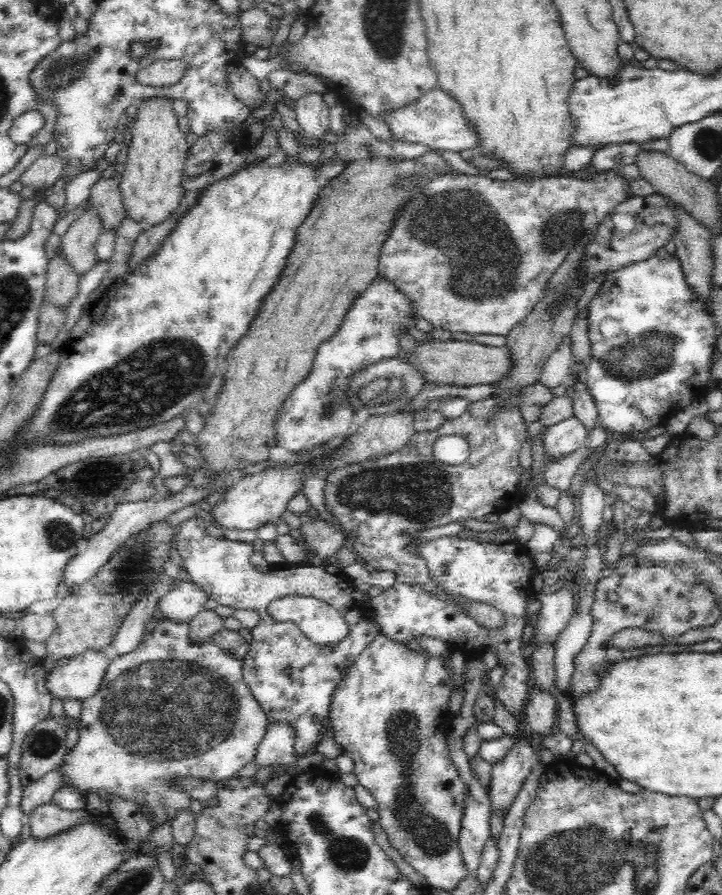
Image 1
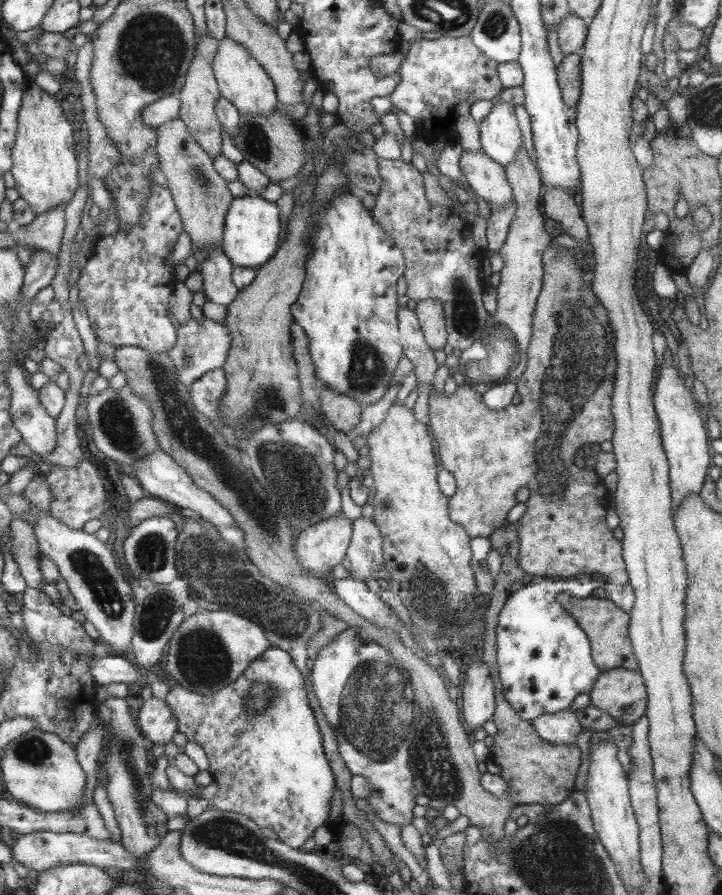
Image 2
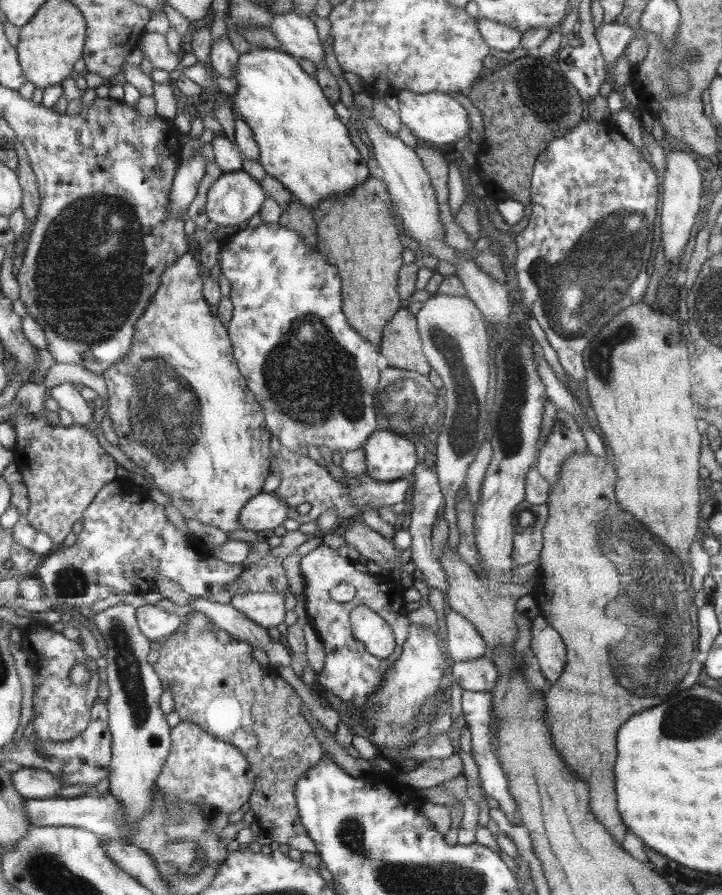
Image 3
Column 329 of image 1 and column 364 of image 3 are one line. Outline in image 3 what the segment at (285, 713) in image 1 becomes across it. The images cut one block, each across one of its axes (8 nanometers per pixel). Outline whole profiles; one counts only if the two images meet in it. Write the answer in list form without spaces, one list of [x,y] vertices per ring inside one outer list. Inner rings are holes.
[[[325,544],[302,556],[301,573],[305,586],[304,607],[301,611],[307,615],[316,629],[326,653],[324,668],[320,672],[318,682],[341,700],[353,702],[354,710],[364,711],[369,704],[370,696],[374,696],[374,692],[381,687],[386,672],[401,656],[405,643],[408,642],[409,633],[412,631],[408,614],[402,610],[405,599],[402,598],[404,587],[398,586],[398,581],[390,576],[380,578],[380,575],[372,576],[372,574],[364,574],[364,571],[358,572],[348,558],[338,556],[336,550]],[[338,584],[352,584],[356,588],[355,597],[351,602],[339,603],[330,597],[328,594],[330,588]],[[358,605],[370,607],[392,626],[395,634],[395,649],[388,658],[382,659],[371,654],[366,644],[358,640],[354,634],[354,608]]]

